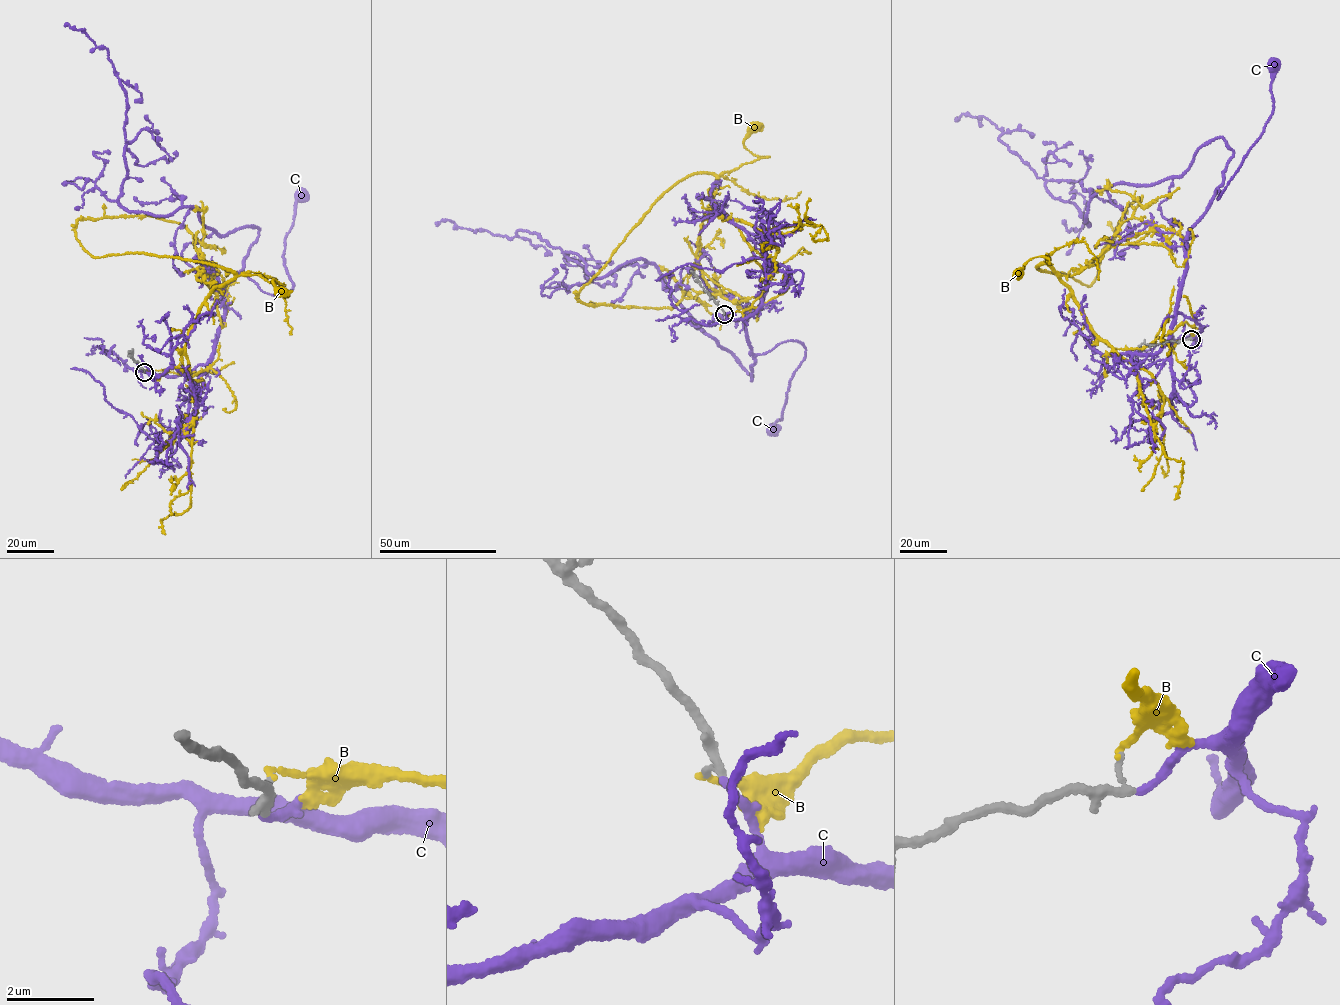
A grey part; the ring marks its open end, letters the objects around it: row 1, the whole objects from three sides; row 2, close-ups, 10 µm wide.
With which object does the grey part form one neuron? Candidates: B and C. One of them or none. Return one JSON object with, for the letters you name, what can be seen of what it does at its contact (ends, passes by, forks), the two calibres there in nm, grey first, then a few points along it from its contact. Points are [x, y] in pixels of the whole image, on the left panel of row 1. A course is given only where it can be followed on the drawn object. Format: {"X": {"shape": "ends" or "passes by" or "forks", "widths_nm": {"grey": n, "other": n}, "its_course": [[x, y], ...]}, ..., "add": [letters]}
{"C": {"shape": "ends", "widths_nm": {"grey": 240, "other": 150}, "its_course": [[144, 372], [171, 376], [207, 363], [222, 292], [236, 274], [272, 294], [292, 288], [283, 255], [301, 195]]}, "add": ["C"]}

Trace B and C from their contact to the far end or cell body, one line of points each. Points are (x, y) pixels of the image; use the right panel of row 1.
B: (1190, 337), (1185, 322), (1144, 347), (1116, 349), (1093, 331), (1047, 254), (1049, 263), (1031, 259), (1016, 275)
C: (1191, 339), (1201, 328), (1176, 310), (1187, 231), (1260, 135), (1273, 111), (1274, 64)

